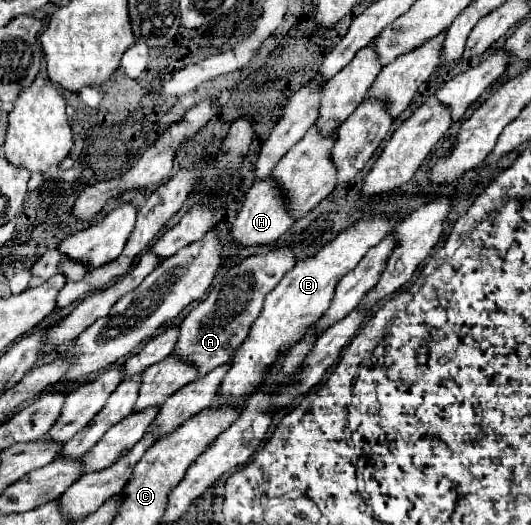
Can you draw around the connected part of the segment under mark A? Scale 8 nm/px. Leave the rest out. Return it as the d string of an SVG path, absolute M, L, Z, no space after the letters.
M269 247L263 255L251 255L235 267L225 269L205 299L199 301L183 319L179 339L171 355L193 365L197 369L197 377L205 377L215 367L225 365L233 357L235 349L245 341L251 323L259 317L265 295L277 287L277 283L289 269L295 267L295 263L293 249Z

